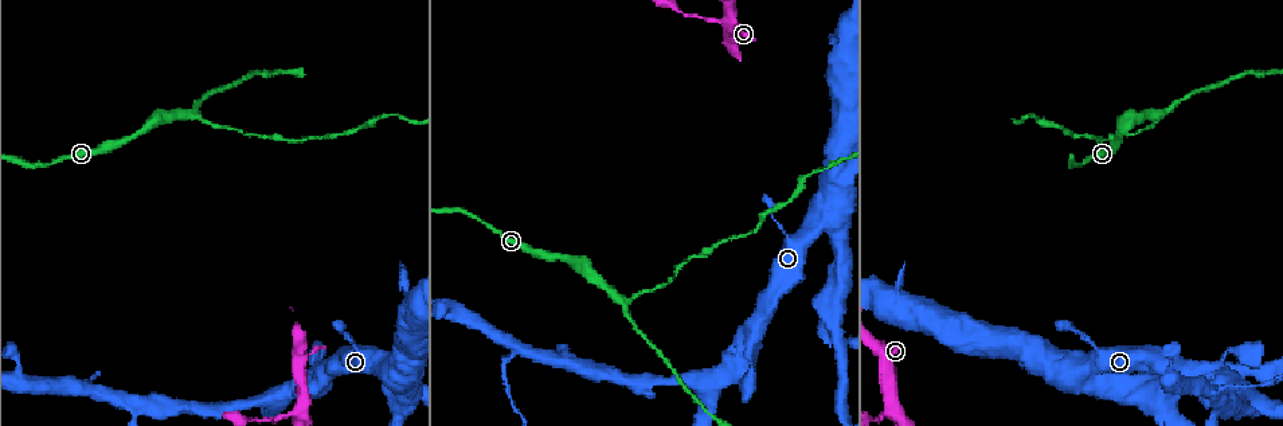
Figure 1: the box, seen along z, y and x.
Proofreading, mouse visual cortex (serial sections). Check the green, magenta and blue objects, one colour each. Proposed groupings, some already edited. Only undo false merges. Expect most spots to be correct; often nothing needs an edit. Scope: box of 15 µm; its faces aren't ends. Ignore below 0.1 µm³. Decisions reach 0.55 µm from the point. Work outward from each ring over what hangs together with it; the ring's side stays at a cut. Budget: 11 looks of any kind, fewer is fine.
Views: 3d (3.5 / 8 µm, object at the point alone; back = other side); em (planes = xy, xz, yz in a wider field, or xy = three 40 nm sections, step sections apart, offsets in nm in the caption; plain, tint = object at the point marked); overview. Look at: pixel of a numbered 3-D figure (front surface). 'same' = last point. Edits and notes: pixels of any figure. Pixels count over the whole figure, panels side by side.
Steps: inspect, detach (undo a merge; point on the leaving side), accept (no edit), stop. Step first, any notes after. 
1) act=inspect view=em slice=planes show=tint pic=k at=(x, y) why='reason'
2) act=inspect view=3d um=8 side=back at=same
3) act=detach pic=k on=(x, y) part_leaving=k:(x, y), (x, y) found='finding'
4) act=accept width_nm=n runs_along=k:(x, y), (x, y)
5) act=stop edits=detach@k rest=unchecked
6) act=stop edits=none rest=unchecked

act=inspect view=3d um=3.5 side=back pic=1 at=(750, 351) why='calibre changes'

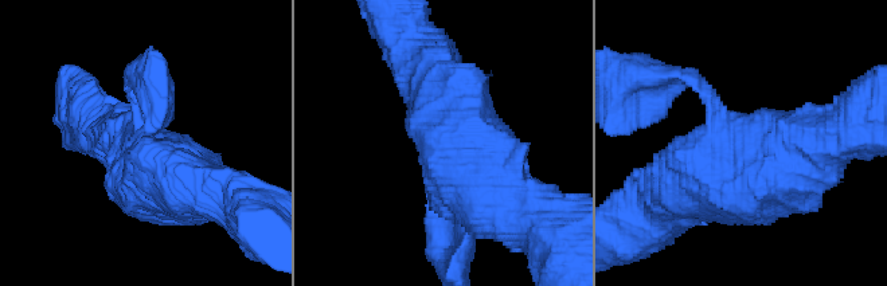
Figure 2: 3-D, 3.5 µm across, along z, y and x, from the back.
act=accept runs_along=2:(428, 67), (449, 171), (499, 208) found='one cell here'

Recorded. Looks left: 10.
act=inspect view=3d um=8 pic=1 at=(895, 297) why='sudden change in width'

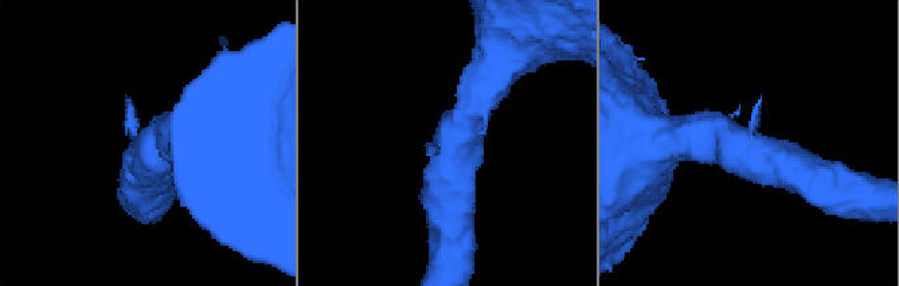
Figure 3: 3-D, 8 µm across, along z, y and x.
act=inspect view=3d um=3.5 pic=3 at=(138, 139) why='closer look'

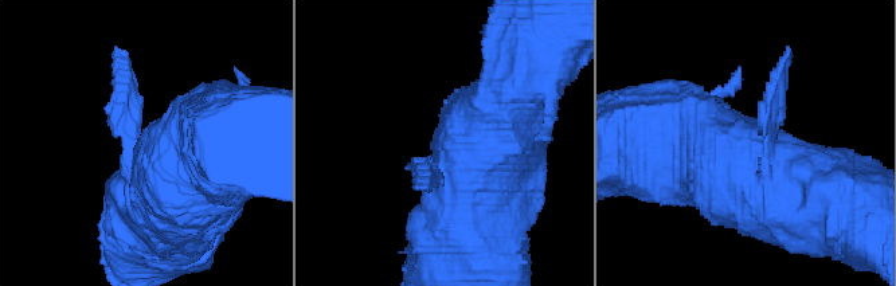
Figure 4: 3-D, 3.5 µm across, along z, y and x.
act=inspect view=em slice=xy step=1 show=tint pic=4 at=(767, 147) why='need the tissue'

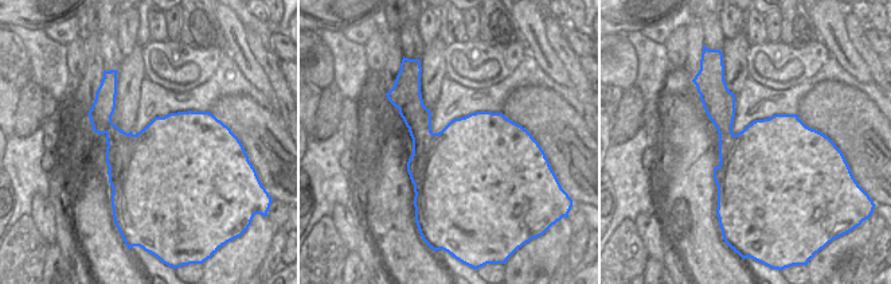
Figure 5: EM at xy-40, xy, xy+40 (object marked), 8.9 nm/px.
act=accept runs_along=4:(177, 203), (132, 141), (120, 66) found='all the same cell'

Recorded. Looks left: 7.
act=inspect view=3d um=3.5 pic=1 at=(888, 409) why='calibre changes'

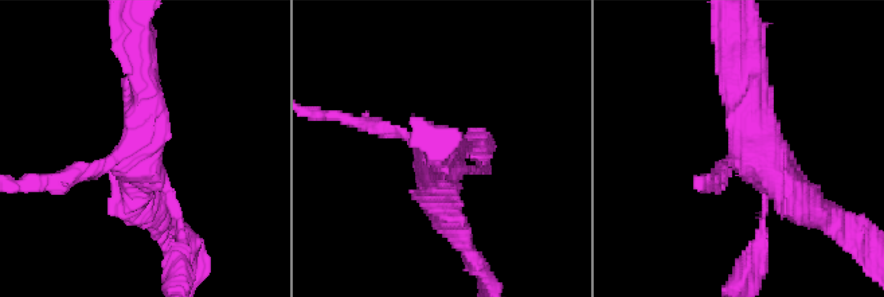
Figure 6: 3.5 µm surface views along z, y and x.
act=inspect view=em slice=xy step=1 show=tint pic=6 at=(131, 152) arms=3 arm_widths_nm=200,400,400

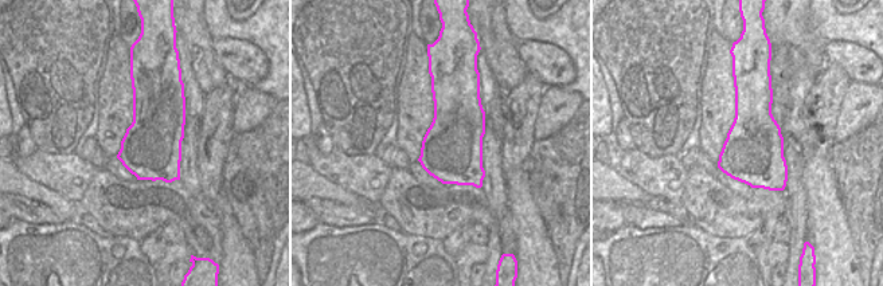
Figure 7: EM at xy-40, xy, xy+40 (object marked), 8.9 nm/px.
act=accept found='continuous, no second cell'

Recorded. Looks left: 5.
act=inspect view=3d um=8 pic=1 at=(93, 390) why='side arm on a straight run'

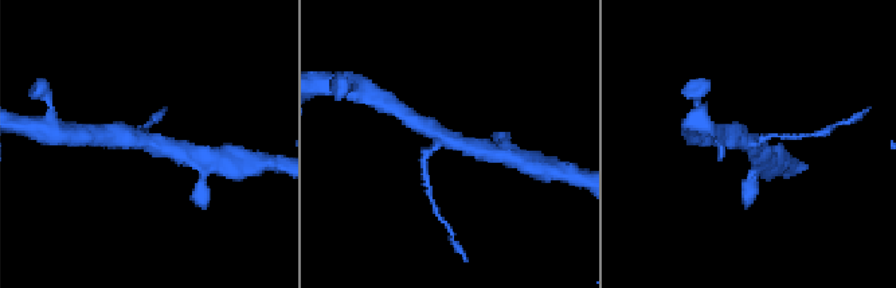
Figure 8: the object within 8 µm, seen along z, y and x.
act=inspect view=3d um=3.5 pic=8 at=(751, 142)

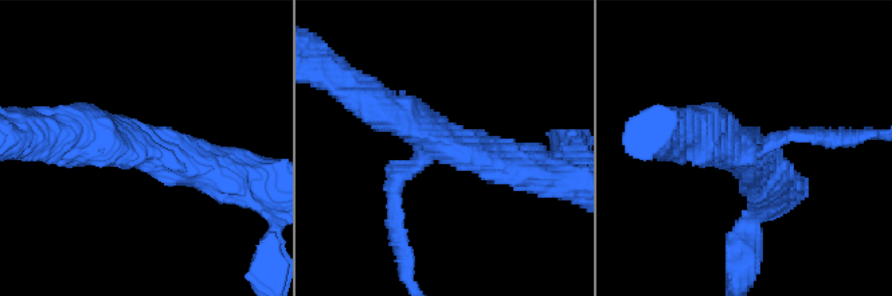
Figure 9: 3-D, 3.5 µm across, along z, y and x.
act=inspect view=em slice=xy step=5 show=tint pic=9 at=(441, 145) arms=3 arm_widths_nm=200,400,450

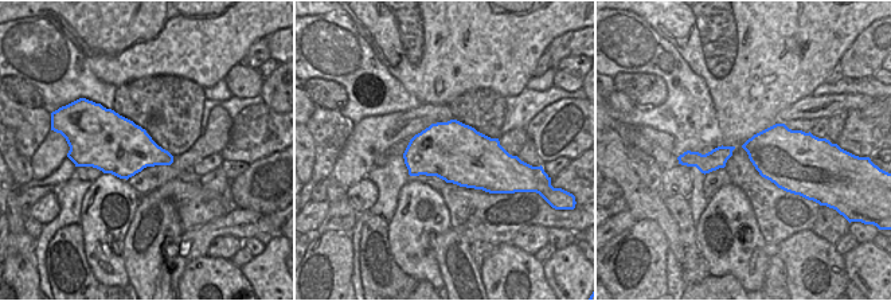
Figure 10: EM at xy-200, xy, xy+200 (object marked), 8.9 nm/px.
act=accept runs_along=9:(524, 172), (367, 100) found='continuous, no second cell'

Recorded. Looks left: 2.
act=stop edits=none rest=unchecked

